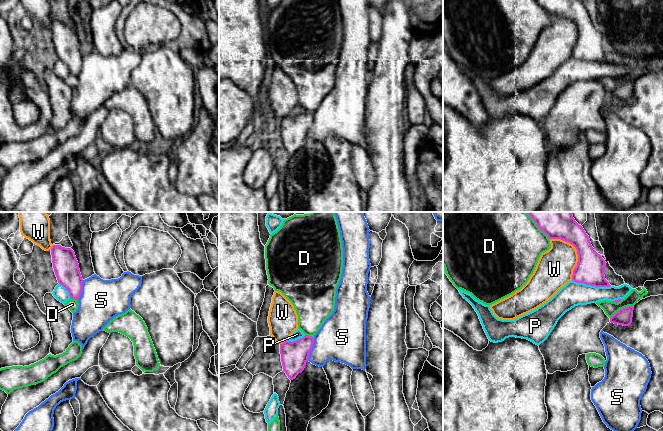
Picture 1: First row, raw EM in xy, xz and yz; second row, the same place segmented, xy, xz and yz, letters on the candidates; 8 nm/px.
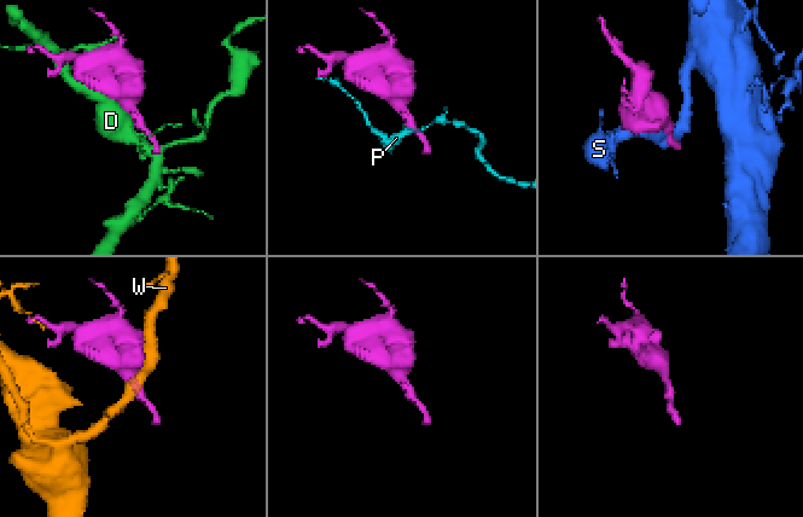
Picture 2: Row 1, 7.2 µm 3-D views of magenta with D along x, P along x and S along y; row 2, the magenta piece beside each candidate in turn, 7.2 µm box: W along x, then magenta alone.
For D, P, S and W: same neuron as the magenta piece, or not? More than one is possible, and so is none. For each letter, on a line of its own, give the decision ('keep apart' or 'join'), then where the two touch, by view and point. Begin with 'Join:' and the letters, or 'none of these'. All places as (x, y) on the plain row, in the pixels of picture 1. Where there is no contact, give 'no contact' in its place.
Join: none of these
D: keep apart | yz (621, 85)
P: keep apart | yz (591, 61)
S: keep apart | xz (311, 124)
W: keep apart | yz (577, 27)

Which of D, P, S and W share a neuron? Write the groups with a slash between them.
D / P / S / W

